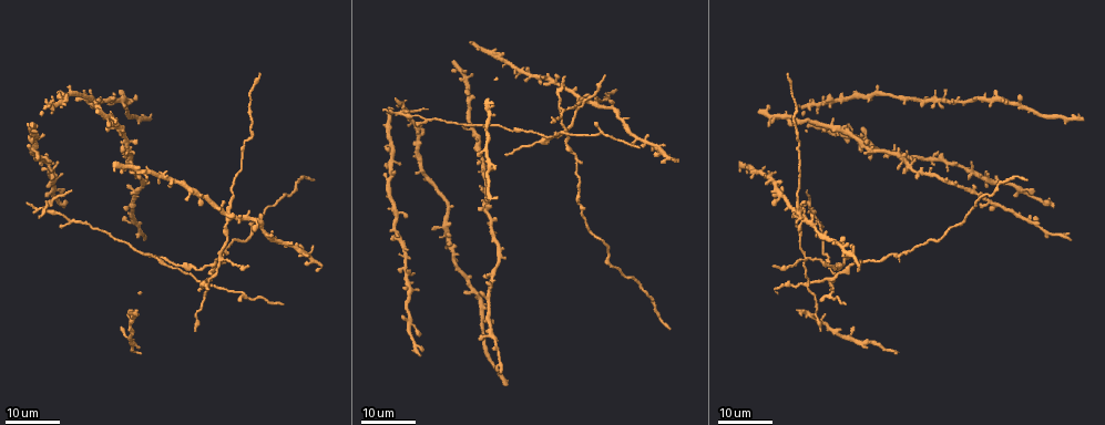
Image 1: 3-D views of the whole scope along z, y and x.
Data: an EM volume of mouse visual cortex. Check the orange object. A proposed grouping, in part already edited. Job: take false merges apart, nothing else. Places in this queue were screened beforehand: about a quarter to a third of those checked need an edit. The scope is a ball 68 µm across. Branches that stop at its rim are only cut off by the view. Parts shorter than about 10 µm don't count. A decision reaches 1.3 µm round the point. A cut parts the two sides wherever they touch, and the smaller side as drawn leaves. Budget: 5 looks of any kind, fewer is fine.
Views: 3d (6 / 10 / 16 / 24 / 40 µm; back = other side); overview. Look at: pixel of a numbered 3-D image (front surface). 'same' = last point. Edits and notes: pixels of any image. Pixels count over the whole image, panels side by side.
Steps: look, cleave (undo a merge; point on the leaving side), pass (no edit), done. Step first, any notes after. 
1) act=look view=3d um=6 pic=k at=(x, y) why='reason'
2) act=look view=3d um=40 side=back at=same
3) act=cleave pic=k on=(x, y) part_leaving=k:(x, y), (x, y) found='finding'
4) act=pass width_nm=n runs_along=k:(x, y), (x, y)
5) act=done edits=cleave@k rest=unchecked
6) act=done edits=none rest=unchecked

act=look view=3d um=24 pic=1 at=(805, 285) why='four or more arms meet'

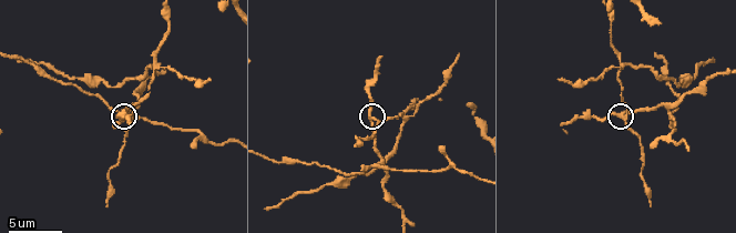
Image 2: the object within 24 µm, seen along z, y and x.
act=look view=3d um=6 pic=2 at=(371, 115) why='closer look'

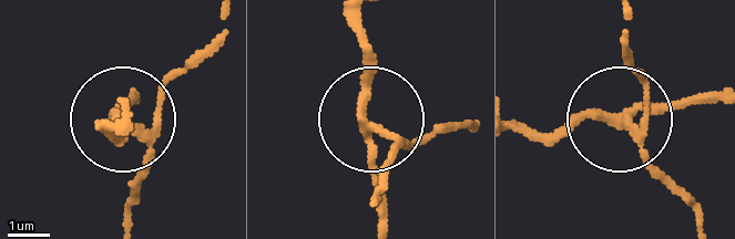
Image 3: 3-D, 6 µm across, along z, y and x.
act=cleave pic=3 on=(370, 78) part_leaving=3:(390, 138), (373, 159), (384, 222) found='two cells meet here'

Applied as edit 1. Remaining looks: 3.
act=look view=3d um=10 pic=2 at=(624, 64) why='four arms meet'

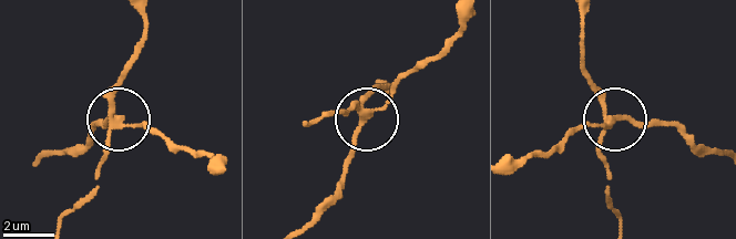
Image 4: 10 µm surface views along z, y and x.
act=look view=3d um=10 side=back pic=4 at=(365, 113)

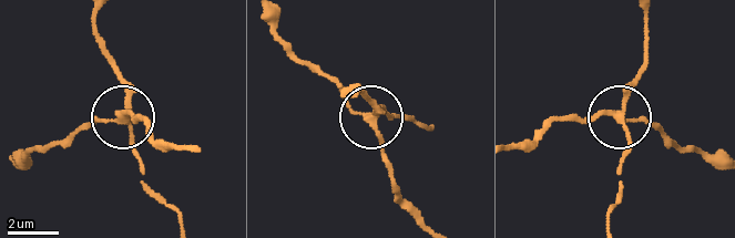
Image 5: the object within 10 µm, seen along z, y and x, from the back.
act=cleave pic=5 on=(381, 154) width_nm=220 part_leaving=5:(374, 120), (391, 180), (425, 219) found='two cells meet here'

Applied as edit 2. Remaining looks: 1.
act=done edits=cleave@3,cleave@5 rest=unchecked

